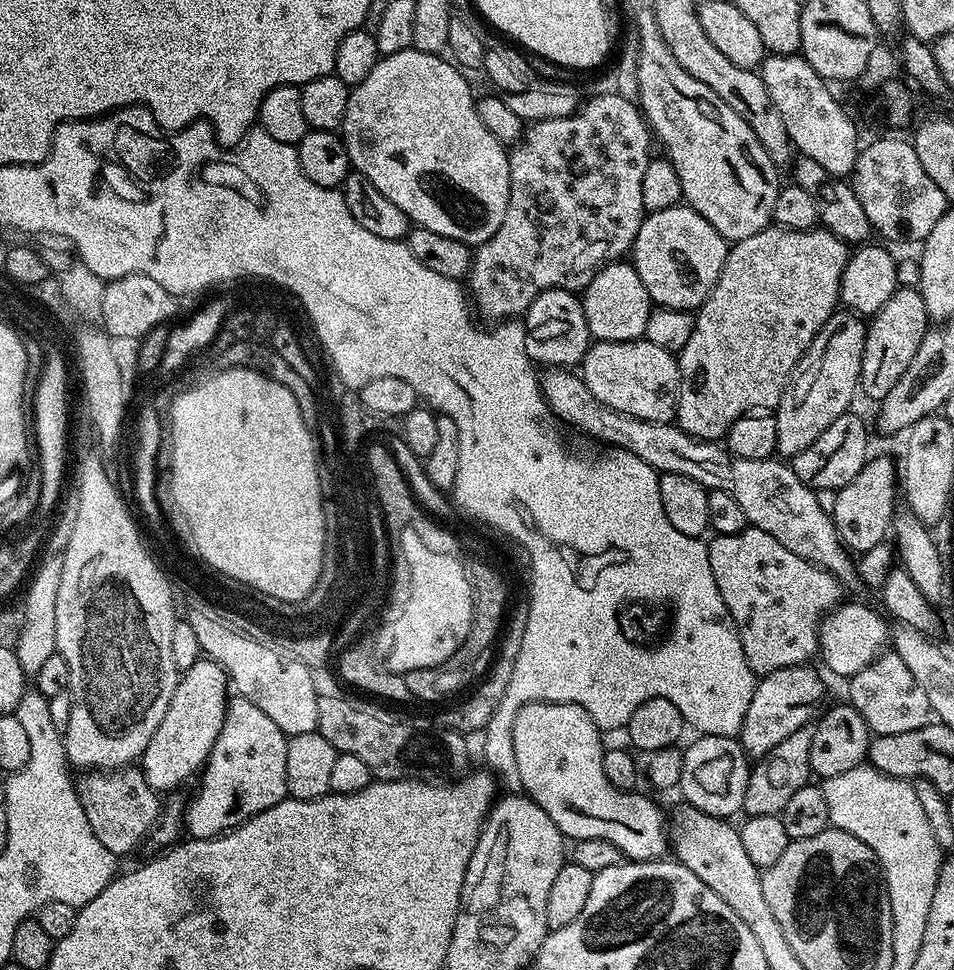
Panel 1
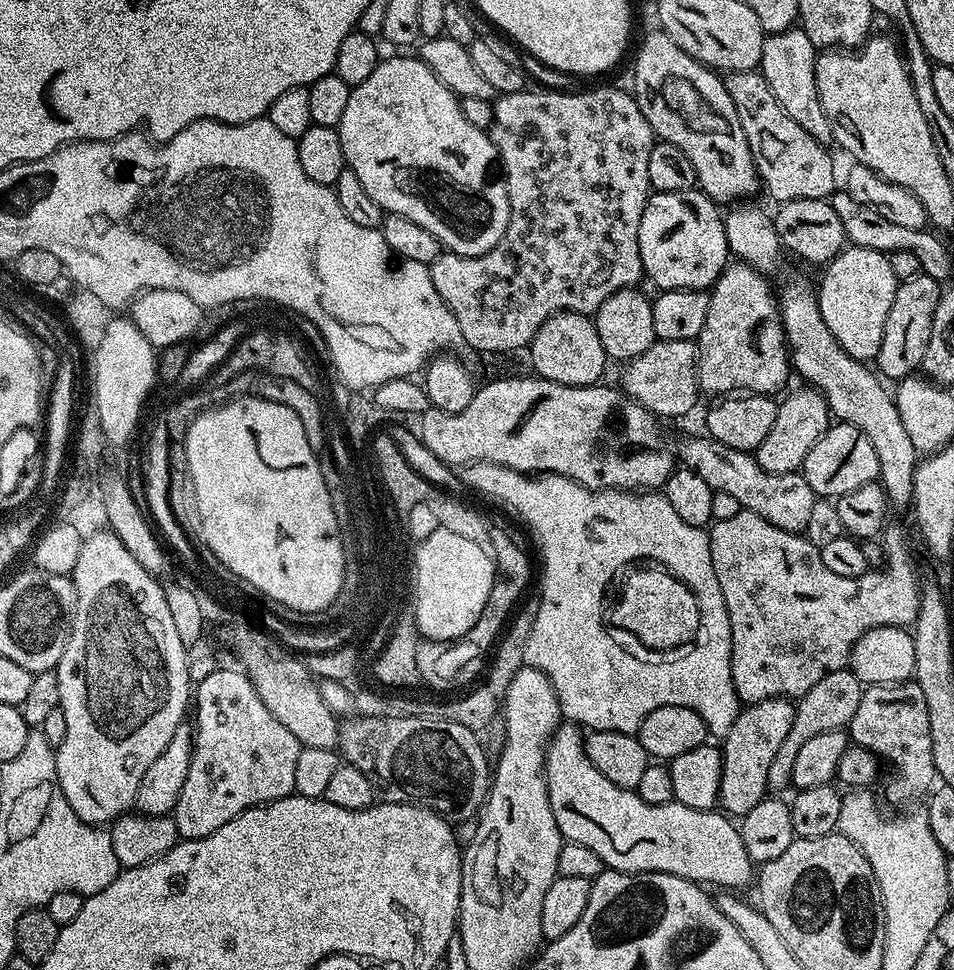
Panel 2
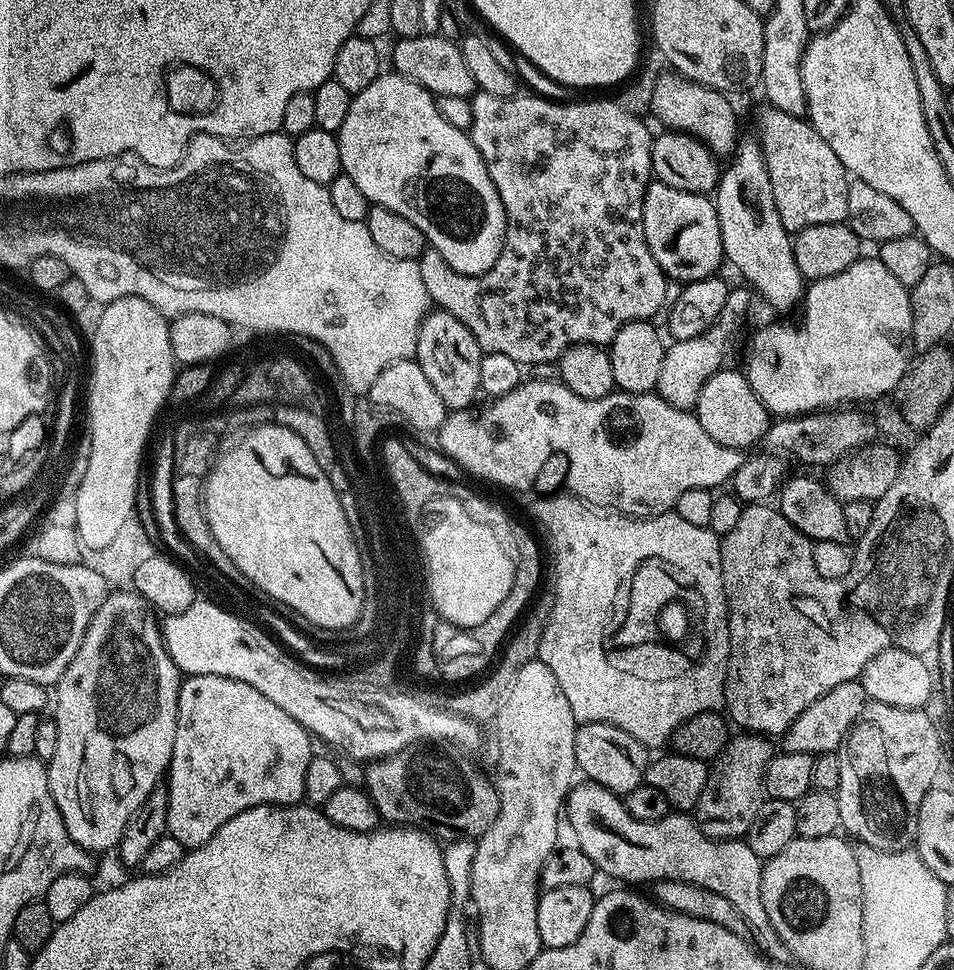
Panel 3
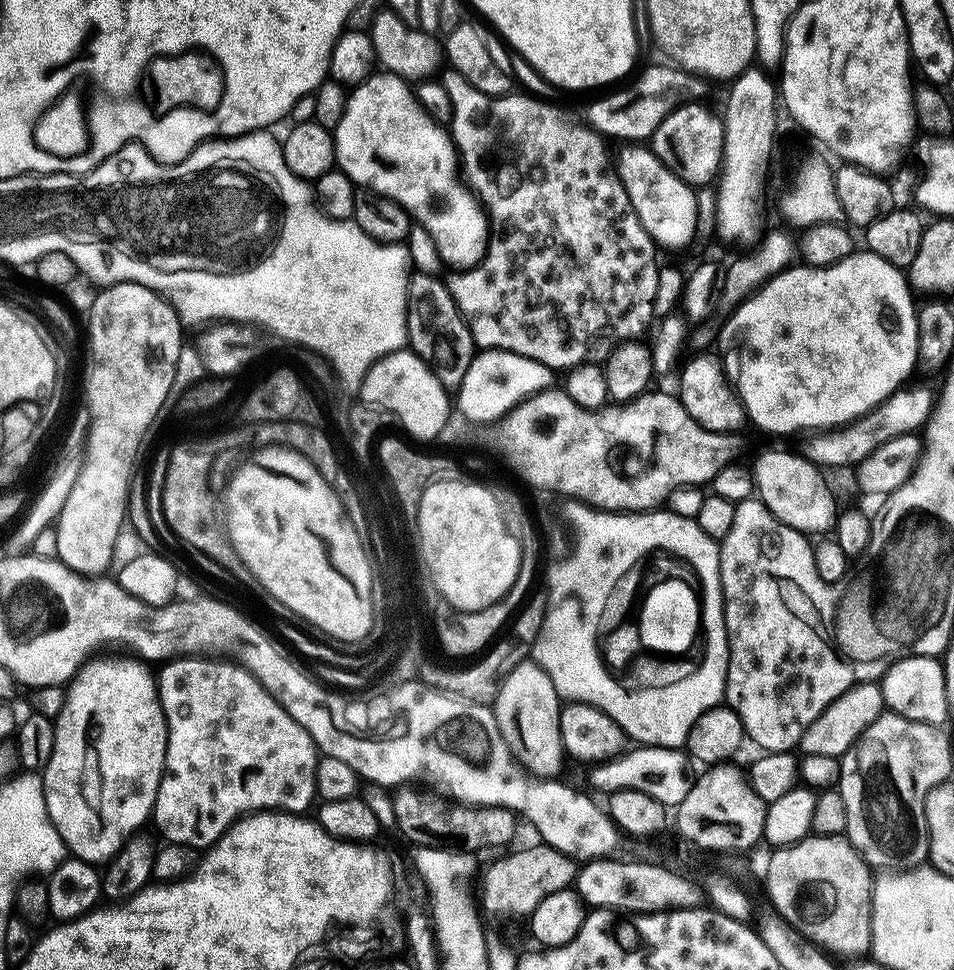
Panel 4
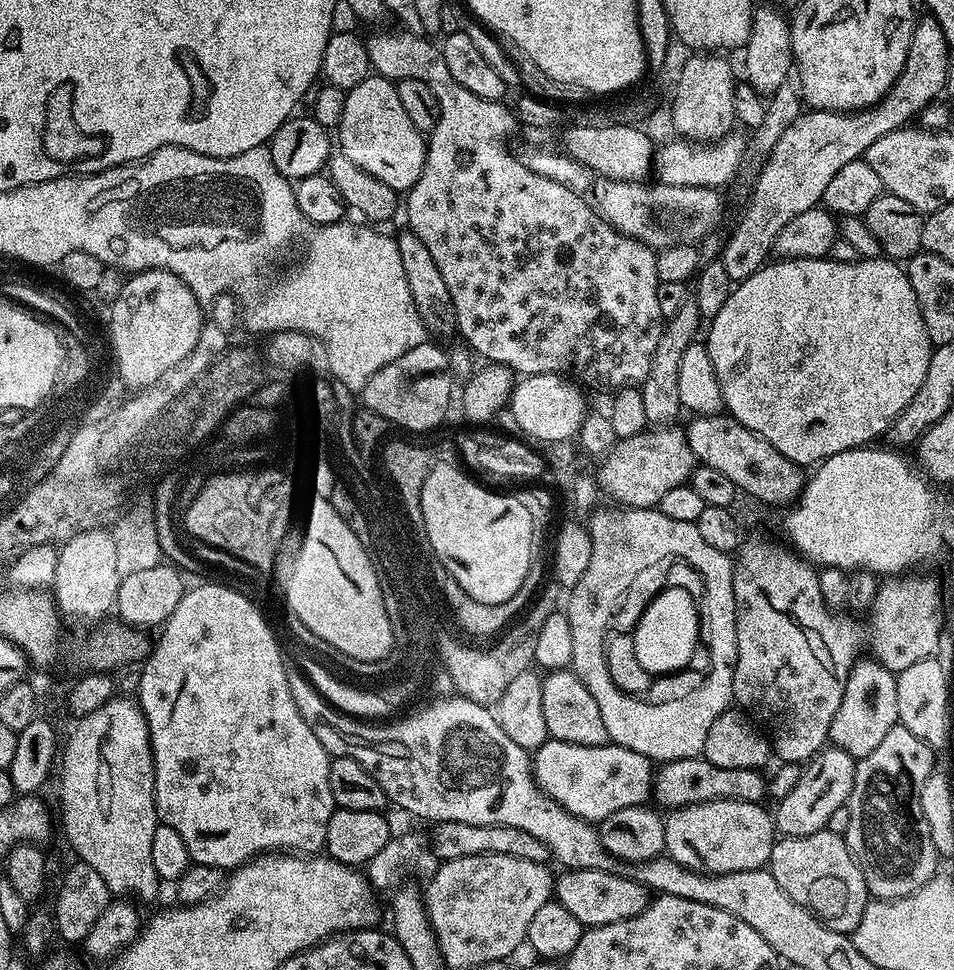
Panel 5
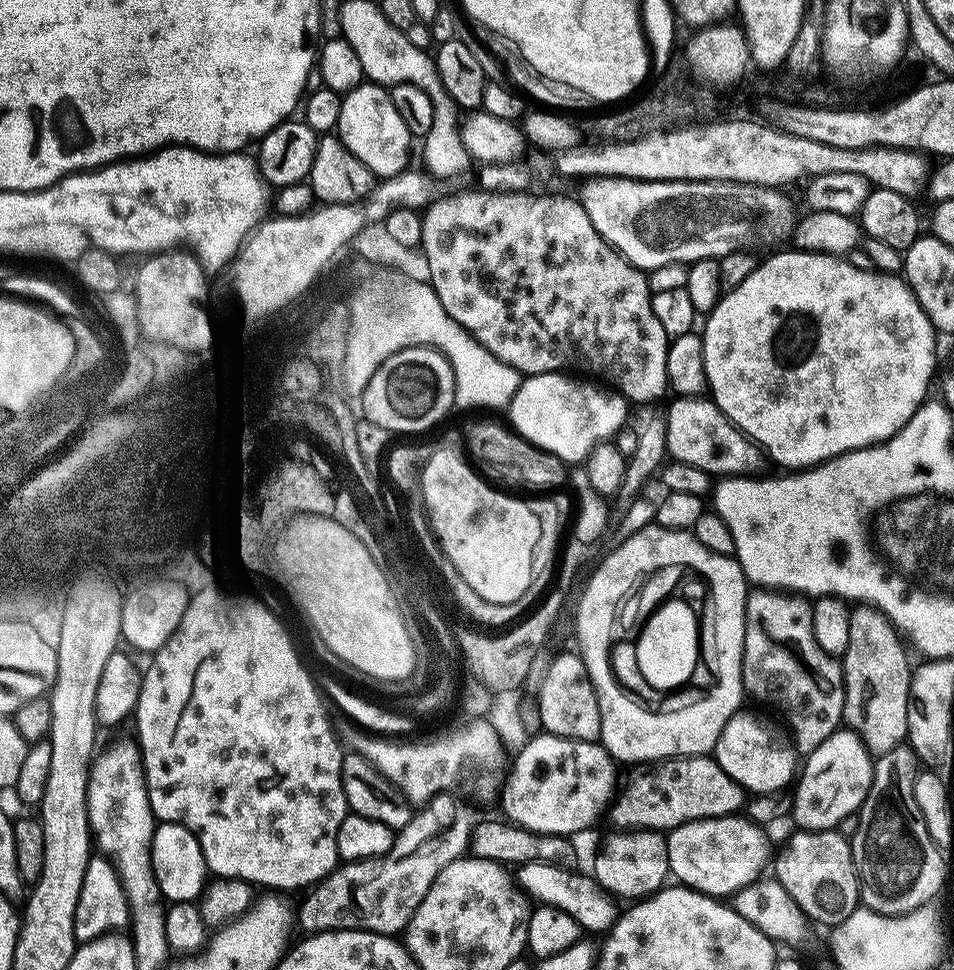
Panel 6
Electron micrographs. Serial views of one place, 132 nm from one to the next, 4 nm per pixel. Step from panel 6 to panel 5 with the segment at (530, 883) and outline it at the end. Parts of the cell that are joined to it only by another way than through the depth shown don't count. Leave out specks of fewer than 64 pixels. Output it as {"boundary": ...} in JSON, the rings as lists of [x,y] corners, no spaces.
{"boundary":[[[570,868],[561,871],[554,880],[554,898],[578,922],[588,928],[597,928],[603,924],[613,924],[619,920],[629,920],[640,916],[650,903],[649,889],[631,880],[629,876],[619,871],[607,872],[601,868]]]}

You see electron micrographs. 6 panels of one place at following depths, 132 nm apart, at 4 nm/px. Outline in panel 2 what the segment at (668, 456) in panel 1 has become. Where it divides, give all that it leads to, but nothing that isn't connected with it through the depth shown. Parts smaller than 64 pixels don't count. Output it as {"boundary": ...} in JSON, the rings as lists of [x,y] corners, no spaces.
{"boundary":[[[707,434],[686,437],[680,444],[680,452],[678,448],[678,460],[683,467],[689,468],[694,474],[698,474],[698,478],[702,478],[702,482],[710,485],[713,492],[731,494],[738,501],[743,511],[758,514],[762,518],[766,518],[766,522],[770,522],[782,530],[803,533],[805,531],[804,527],[812,520],[812,511],[816,508],[818,497],[816,493],[810,490],[806,478],[800,472],[770,474],[766,470],[762,470],[762,466],[758,466],[753,453],[734,450],[730,446],[712,439]]]}

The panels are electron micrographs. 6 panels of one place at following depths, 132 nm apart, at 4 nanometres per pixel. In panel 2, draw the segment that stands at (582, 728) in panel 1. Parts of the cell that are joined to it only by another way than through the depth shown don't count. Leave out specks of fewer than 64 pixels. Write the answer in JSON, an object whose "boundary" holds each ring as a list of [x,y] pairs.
{"boundary":[[[564,722],[548,737],[548,743],[544,749],[544,781],[548,783],[550,810],[554,810],[554,822],[558,822],[558,830],[565,841],[573,840],[582,846],[588,847],[590,850],[594,850],[594,854],[598,854],[598,858],[602,858],[605,866],[618,872],[665,872],[666,874],[681,876],[687,880],[703,882],[705,885],[716,883],[715,887],[720,890],[740,890],[738,888],[746,887],[751,880],[753,883],[754,865],[752,859],[746,854],[746,846],[742,846],[739,827],[723,811],[694,810],[690,806],[682,806],[675,802],[671,804],[647,804],[642,802],[642,798],[635,790],[614,786],[614,782],[610,782],[610,778],[605,778],[599,770],[594,770],[590,758],[586,758],[584,738],[585,733],[577,725],[571,722]]]}

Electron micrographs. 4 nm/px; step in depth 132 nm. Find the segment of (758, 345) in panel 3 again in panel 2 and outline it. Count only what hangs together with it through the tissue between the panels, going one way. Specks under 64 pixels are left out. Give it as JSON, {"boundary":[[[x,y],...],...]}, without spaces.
{"boundary":[[[848,246],[828,261],[823,272],[820,288],[818,286],[818,299],[822,318],[830,334],[834,334],[836,341],[855,360],[875,361],[882,346],[886,314],[890,314],[898,283],[894,270],[890,270],[887,255],[872,248]]]}

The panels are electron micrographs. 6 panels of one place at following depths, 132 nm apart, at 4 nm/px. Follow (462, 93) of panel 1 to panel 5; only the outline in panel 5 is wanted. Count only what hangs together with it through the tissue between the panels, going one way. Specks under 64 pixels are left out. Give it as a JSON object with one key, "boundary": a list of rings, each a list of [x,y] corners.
{"boundary":[[[370,74],[348,91],[338,135],[339,151],[350,158],[350,162],[362,166],[366,174],[386,182],[386,186],[407,190],[418,182],[428,156],[426,140],[410,122],[393,81]]]}

